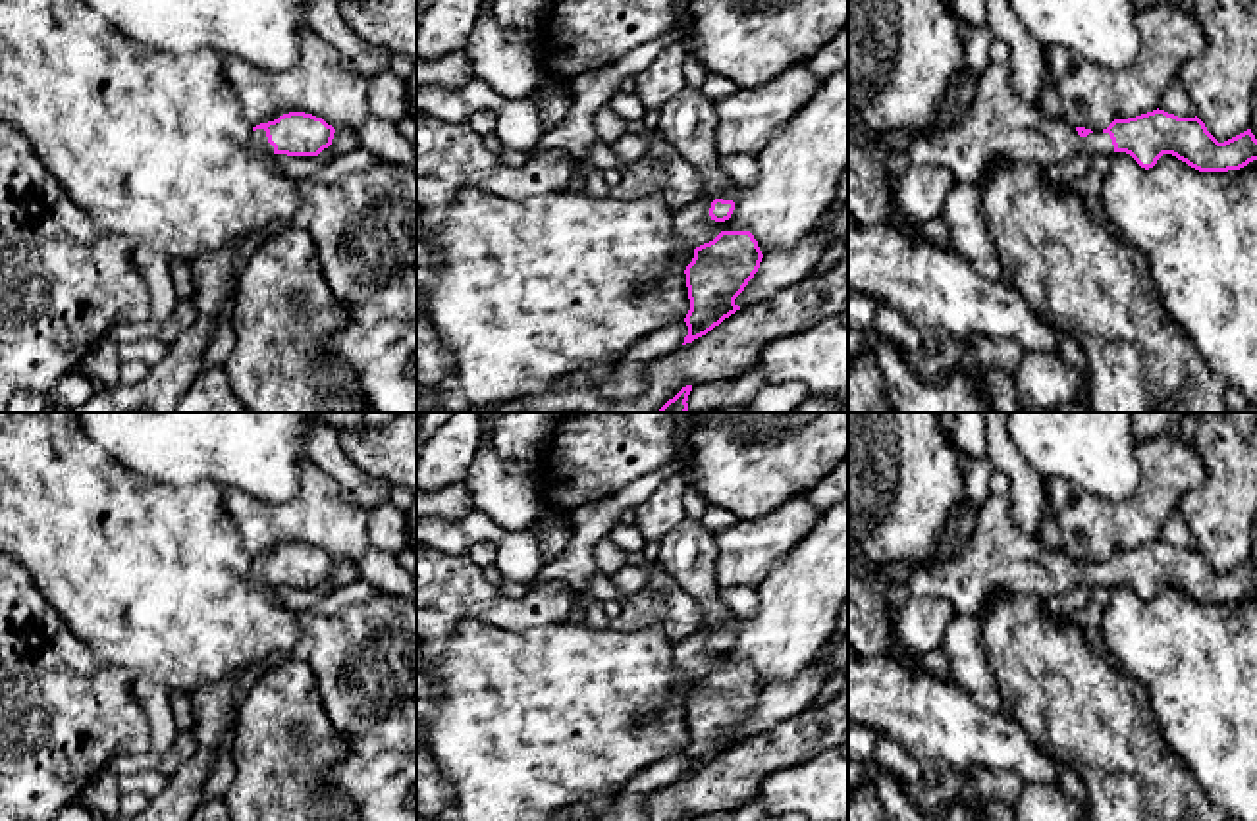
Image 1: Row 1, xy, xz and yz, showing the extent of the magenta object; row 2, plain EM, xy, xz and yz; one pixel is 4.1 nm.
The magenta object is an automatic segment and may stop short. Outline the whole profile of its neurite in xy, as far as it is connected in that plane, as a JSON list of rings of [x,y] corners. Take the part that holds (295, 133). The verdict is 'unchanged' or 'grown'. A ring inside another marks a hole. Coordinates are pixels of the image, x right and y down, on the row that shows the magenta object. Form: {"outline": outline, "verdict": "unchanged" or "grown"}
{"outline": [[[289,112],[253,127],[251,148],[270,154],[318,156],[332,145],[335,129],[322,118]]], "verdict": "grown"}

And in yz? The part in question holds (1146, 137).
{"outline": [[[991,66],[956,127],[916,139],[908,148],[889,145],[885,166],[898,177],[914,166],[943,166],[956,185],[976,189],[999,162],[1056,168],[1076,154],[1114,152],[1130,154],[1145,170],[1163,154],[1172,154],[1199,172],[1228,172],[1257,160],[1257,139],[1247,129],[1218,143],[1197,116],[1178,118],[1159,108],[1114,119],[1103,131],[1045,121],[1014,91],[1010,69]]], "verdict": "grown"}

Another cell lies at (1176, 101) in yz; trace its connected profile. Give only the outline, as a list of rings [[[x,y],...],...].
[[[1178,79],[1166,87],[1159,102],[1159,110],[1164,110],[1178,118],[1195,118],[1197,116],[1195,102],[1190,98],[1188,91],[1184,89],[1184,85]]]

